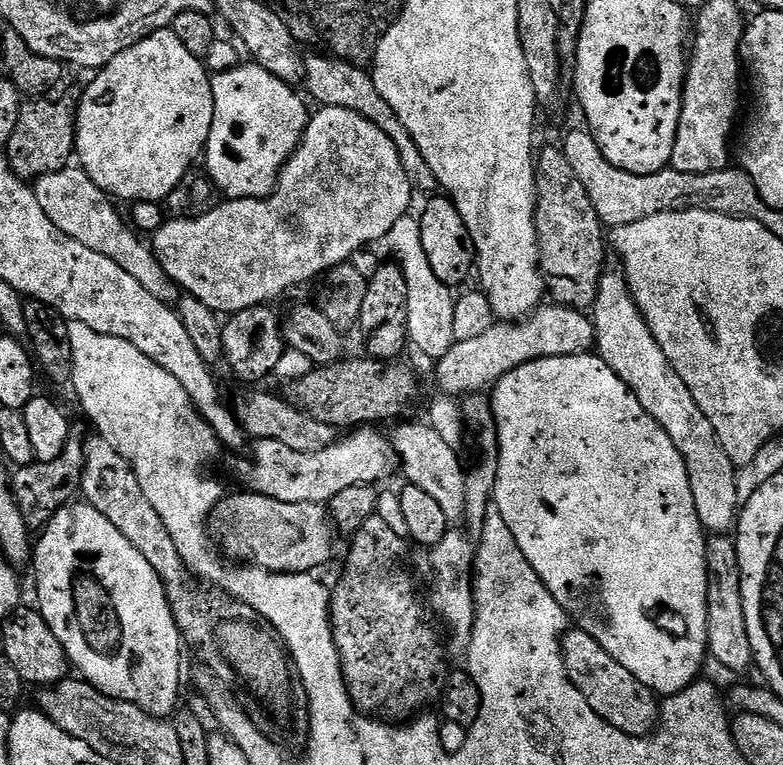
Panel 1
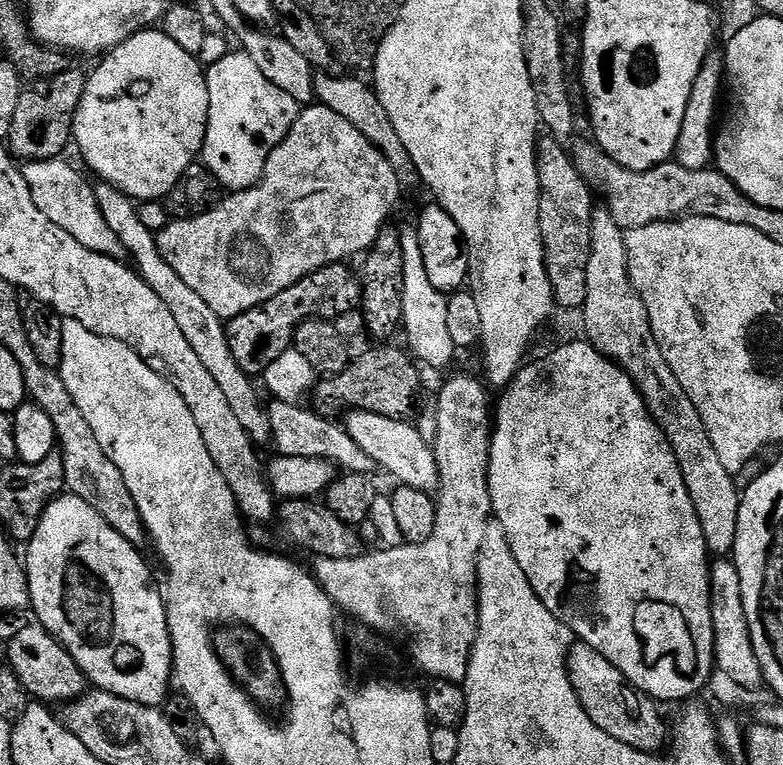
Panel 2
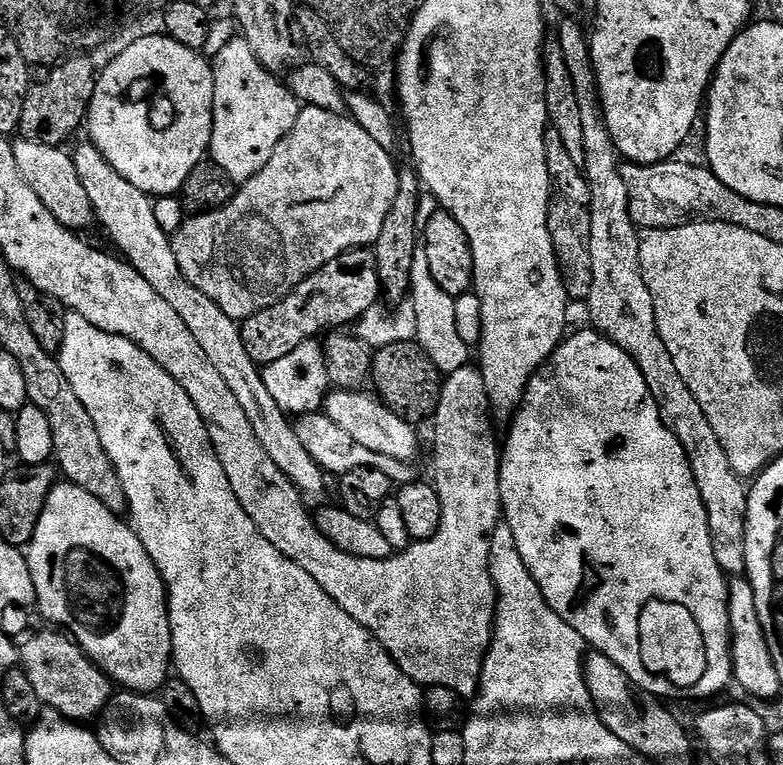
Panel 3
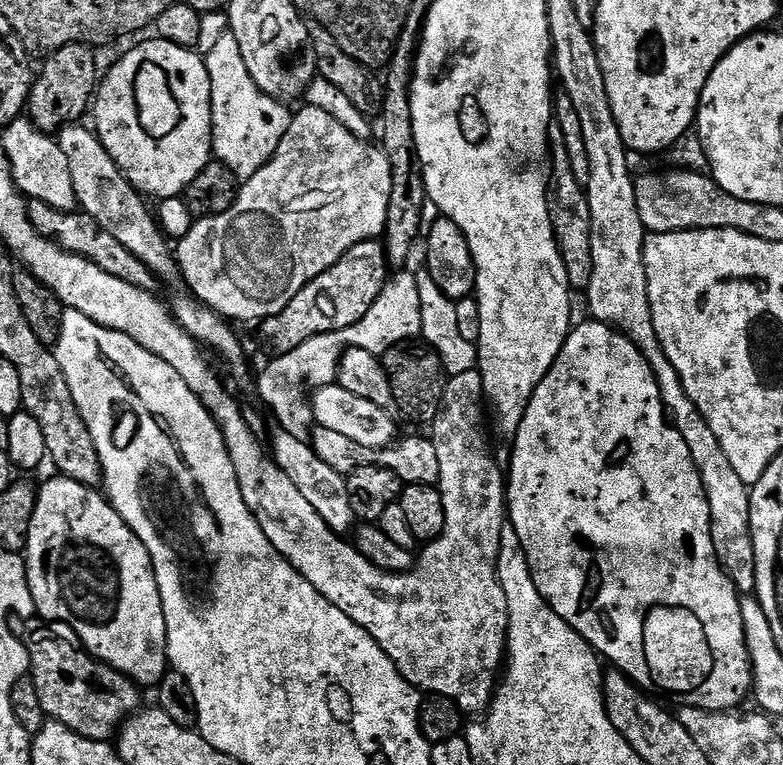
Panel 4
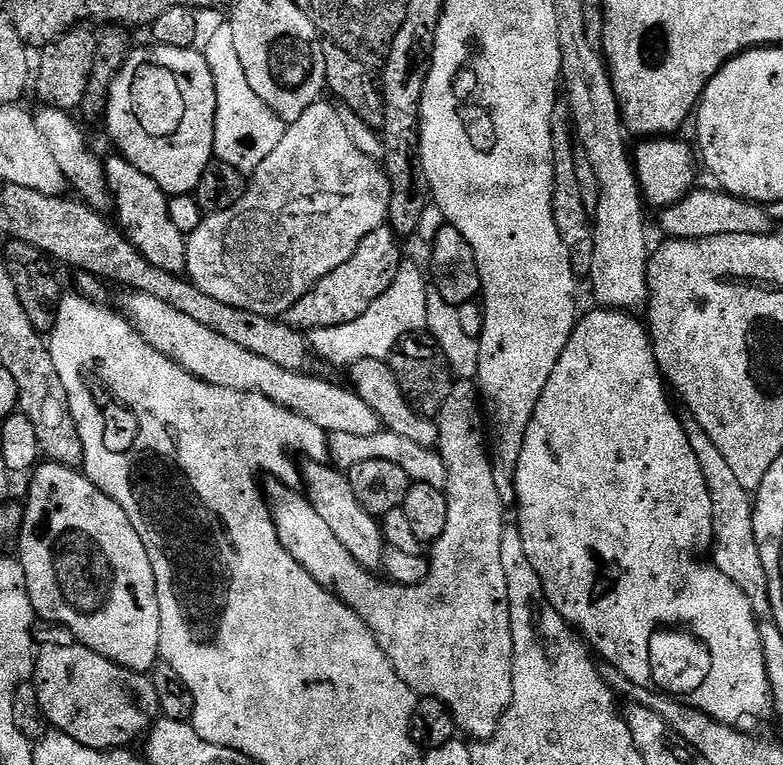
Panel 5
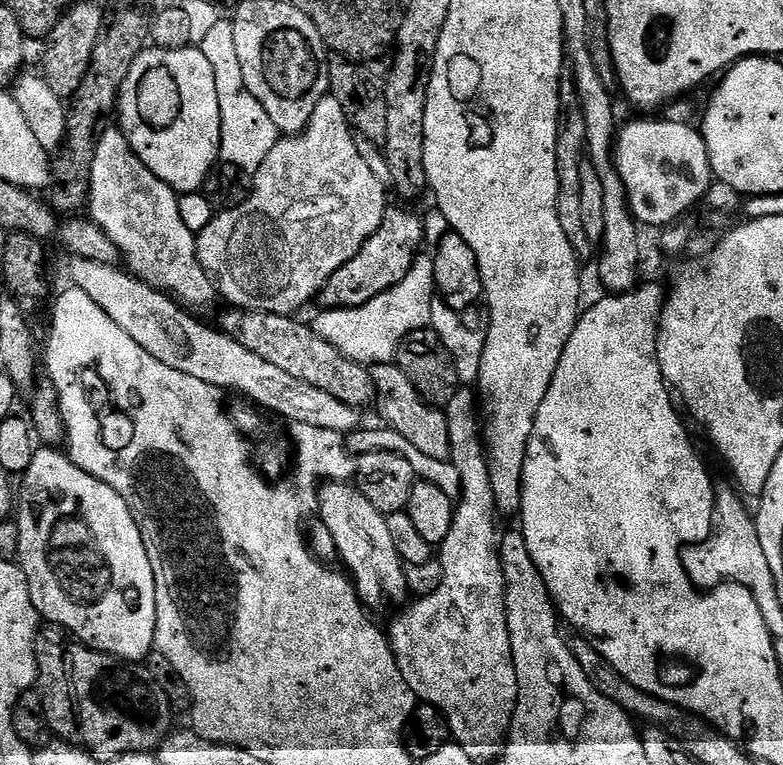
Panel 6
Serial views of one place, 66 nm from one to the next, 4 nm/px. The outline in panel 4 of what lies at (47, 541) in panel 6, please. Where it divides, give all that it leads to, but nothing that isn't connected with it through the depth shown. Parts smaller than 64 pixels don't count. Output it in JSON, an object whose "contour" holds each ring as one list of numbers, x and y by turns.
{"contour":[[56,474,53,477,39,485,34,518,30,518,28,543,22,553,39,619,65,624,88,655,109,664,123,676,129,676,137,685,159,685,170,668,166,614,162,610,162,598,146,546,142,546,134,530,122,522,107,496,65,476]]}

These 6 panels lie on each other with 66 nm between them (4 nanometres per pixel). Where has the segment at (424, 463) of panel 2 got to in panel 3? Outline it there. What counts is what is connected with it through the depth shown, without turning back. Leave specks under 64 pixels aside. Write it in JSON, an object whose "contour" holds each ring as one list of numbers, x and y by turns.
{"contour":[[364,390,329,391,322,411,330,418,330,422,334,422,334,426,346,430,346,434,350,434,350,438,354,438,358,446,366,446,366,450,374,450,374,454,386,454,390,458,415,461,417,429,402,418,398,418,398,414,390,411,375,395,367,396,366,393]]}

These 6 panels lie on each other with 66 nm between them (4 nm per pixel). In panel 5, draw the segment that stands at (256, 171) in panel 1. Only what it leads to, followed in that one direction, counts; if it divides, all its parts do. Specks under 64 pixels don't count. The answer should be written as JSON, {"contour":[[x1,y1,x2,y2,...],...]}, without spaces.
{"contour":[[224,23,204,51,206,62,210,66,210,74,214,74,214,90,216,91,216,121,214,122,215,159,221,164,234,166,234,170,245,174,254,174,270,154,274,154,274,146,282,142,282,134,286,127,284,121,254,94,250,82,246,82,246,73,242,70,242,62,238,62,238,53,234,50,234,30,231,23]]}

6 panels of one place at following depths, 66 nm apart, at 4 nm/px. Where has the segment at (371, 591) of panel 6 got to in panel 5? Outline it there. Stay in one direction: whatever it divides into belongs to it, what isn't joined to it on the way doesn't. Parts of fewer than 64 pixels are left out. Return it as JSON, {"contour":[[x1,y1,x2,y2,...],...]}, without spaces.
{"contour":[[305,463,302,468,302,491,308,501,318,510,318,515,330,525,330,531,336,535,338,542,354,554,354,558,363,568,376,570,384,562,384,530,381,521,372,516,358,502,354,486,350,486,347,475,331,463]]}

